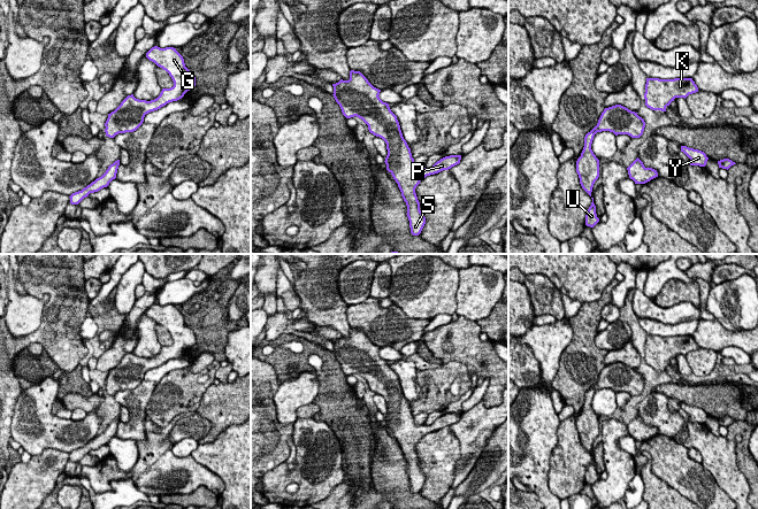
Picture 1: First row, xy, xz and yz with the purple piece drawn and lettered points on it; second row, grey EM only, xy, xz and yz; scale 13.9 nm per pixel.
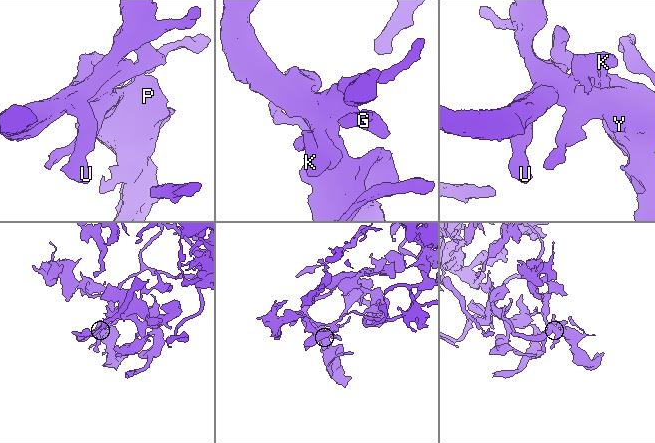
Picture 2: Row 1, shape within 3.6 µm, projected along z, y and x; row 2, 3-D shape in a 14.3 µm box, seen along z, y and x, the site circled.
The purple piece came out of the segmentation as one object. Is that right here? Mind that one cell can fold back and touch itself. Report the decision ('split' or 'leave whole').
leave whole

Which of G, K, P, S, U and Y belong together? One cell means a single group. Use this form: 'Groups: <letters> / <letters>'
Groups: G K P S U Y

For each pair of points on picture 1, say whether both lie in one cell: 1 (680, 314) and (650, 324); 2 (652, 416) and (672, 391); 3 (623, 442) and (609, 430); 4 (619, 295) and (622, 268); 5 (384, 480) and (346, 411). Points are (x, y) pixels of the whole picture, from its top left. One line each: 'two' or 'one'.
1: two
2: two
3: two
4: one
5: two

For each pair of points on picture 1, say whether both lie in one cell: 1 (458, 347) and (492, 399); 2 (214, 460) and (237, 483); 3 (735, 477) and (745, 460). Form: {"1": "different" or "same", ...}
{"1": "same", "2": "same", "3": "different"}

